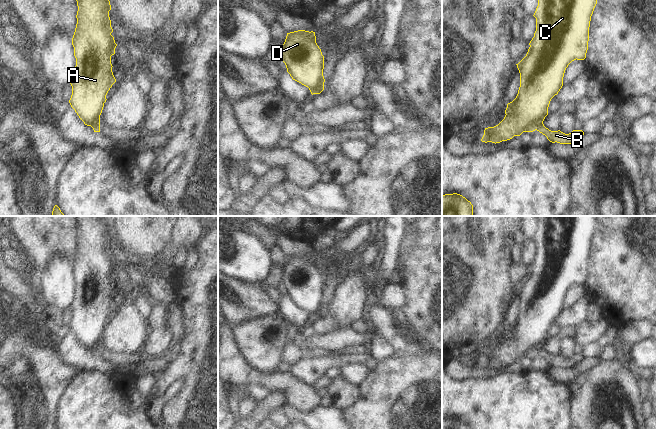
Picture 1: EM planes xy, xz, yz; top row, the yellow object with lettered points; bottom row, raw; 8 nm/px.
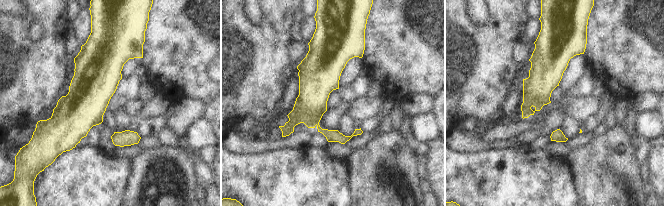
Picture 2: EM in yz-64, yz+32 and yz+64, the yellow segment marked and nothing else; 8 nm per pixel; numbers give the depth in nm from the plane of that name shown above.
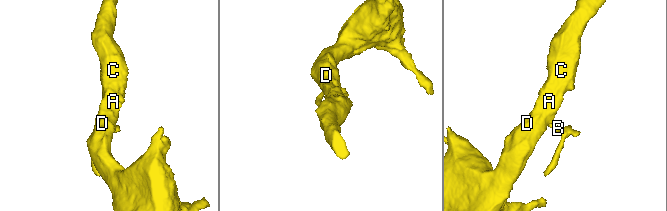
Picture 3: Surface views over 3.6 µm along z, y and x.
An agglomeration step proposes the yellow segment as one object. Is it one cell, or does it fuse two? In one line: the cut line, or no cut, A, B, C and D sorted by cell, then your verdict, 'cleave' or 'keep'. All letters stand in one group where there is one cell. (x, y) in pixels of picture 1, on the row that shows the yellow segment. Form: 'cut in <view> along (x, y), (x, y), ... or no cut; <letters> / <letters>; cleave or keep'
cut in yz along (542, 123), (535, 129); A C D / B; cleave

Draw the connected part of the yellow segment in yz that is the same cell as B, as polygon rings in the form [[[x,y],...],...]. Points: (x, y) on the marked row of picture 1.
[[[539,124],[536,130],[545,135],[550,142],[557,142],[560,144],[573,144],[577,139],[584,135],[582,130],[573,130],[569,134],[565,134],[560,130],[551,131],[546,128],[544,124]]]

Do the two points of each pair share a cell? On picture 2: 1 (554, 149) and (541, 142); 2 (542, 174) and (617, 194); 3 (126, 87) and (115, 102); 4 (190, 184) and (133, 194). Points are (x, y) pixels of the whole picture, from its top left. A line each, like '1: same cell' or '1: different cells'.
1: different cells
2: different cells
3: same cell
4: same cell

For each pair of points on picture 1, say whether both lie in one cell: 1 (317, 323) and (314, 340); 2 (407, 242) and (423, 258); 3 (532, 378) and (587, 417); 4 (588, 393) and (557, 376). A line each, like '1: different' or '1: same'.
1: different
2: different
3: different
4: different

